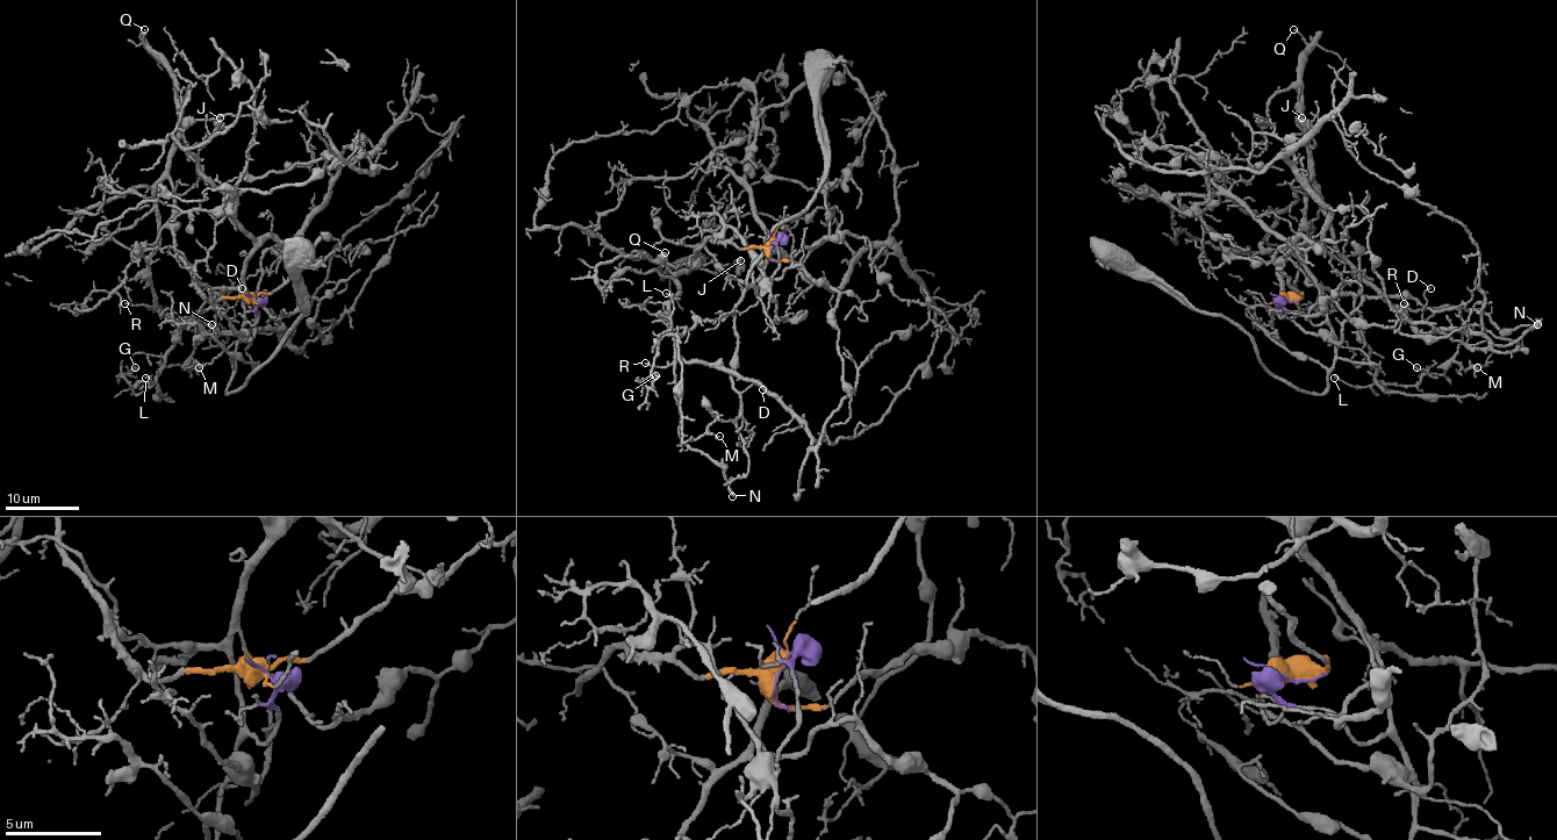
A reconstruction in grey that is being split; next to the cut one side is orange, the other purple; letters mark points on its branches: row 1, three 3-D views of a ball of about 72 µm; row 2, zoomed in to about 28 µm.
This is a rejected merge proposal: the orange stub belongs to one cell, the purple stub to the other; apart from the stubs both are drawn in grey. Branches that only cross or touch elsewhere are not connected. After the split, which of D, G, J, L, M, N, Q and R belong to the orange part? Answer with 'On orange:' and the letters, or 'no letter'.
On orange: J, N, Q, R

